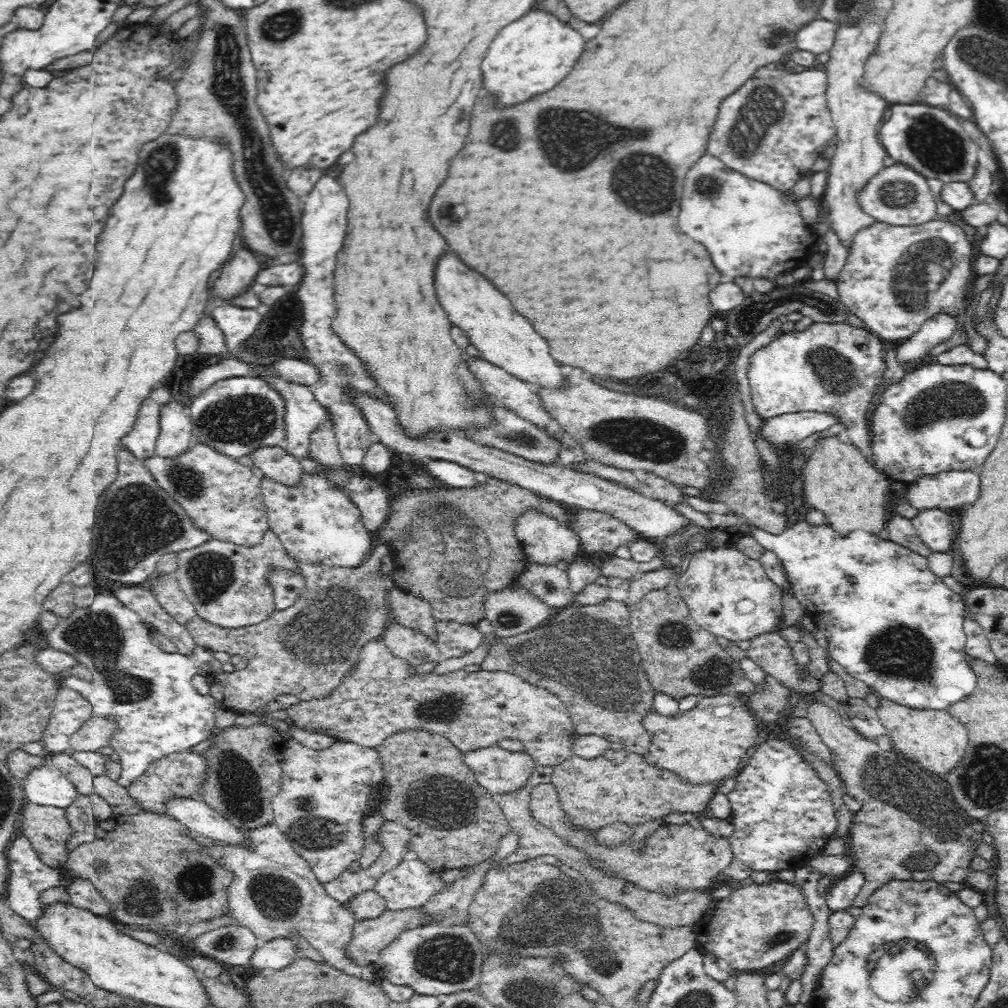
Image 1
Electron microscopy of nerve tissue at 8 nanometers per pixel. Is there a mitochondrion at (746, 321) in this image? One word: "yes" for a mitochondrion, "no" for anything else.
yes

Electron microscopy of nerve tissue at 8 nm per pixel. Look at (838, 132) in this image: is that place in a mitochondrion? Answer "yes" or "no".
no

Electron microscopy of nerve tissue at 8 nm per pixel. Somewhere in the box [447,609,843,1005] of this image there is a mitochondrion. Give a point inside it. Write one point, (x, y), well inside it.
(554, 915)

